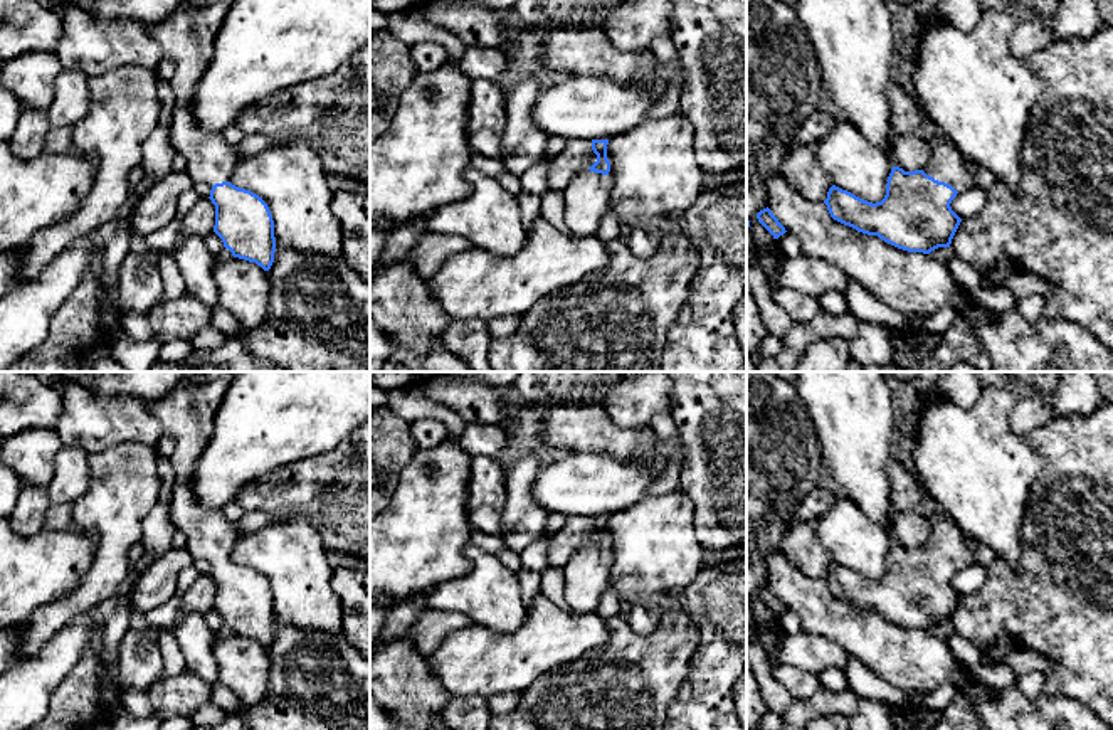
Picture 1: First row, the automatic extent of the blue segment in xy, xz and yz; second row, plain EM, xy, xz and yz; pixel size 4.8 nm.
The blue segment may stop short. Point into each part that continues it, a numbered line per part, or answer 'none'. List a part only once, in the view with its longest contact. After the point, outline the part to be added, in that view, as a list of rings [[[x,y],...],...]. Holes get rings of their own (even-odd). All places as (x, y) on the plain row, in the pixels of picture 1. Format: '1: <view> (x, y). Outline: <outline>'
1: yz (945, 540). Outline: [[[931,515],[931,533],[923,548],[938,558],[952,562],[958,570],[977,562],[977,555],[967,547],[963,532],[947,516]]]

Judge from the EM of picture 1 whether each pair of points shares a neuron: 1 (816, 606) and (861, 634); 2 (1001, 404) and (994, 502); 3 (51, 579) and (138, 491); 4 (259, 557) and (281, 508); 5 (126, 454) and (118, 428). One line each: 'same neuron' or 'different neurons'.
1: same neuron
2: same neuron
3: different neurons
4: different neurons
5: different neurons

